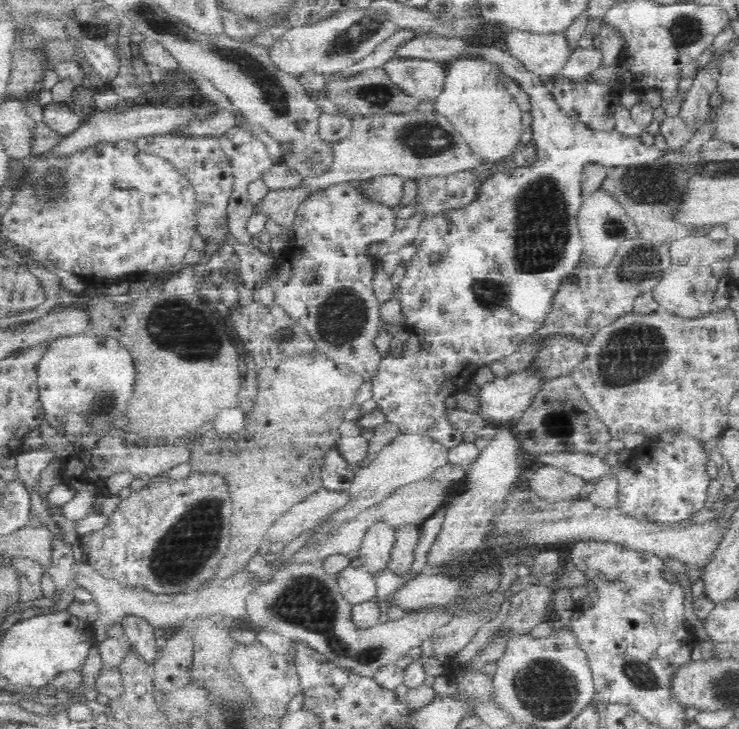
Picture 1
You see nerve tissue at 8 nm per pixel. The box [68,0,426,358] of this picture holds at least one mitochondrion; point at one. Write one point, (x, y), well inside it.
(270, 89)

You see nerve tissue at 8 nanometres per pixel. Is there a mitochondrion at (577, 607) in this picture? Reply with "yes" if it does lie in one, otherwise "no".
no

